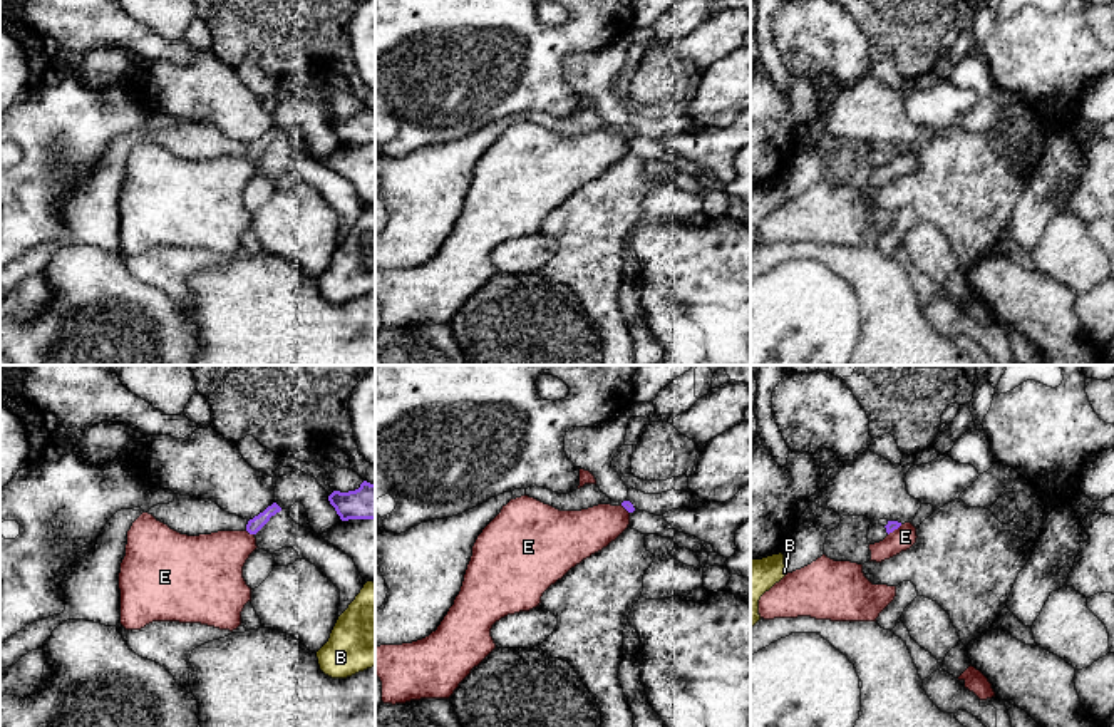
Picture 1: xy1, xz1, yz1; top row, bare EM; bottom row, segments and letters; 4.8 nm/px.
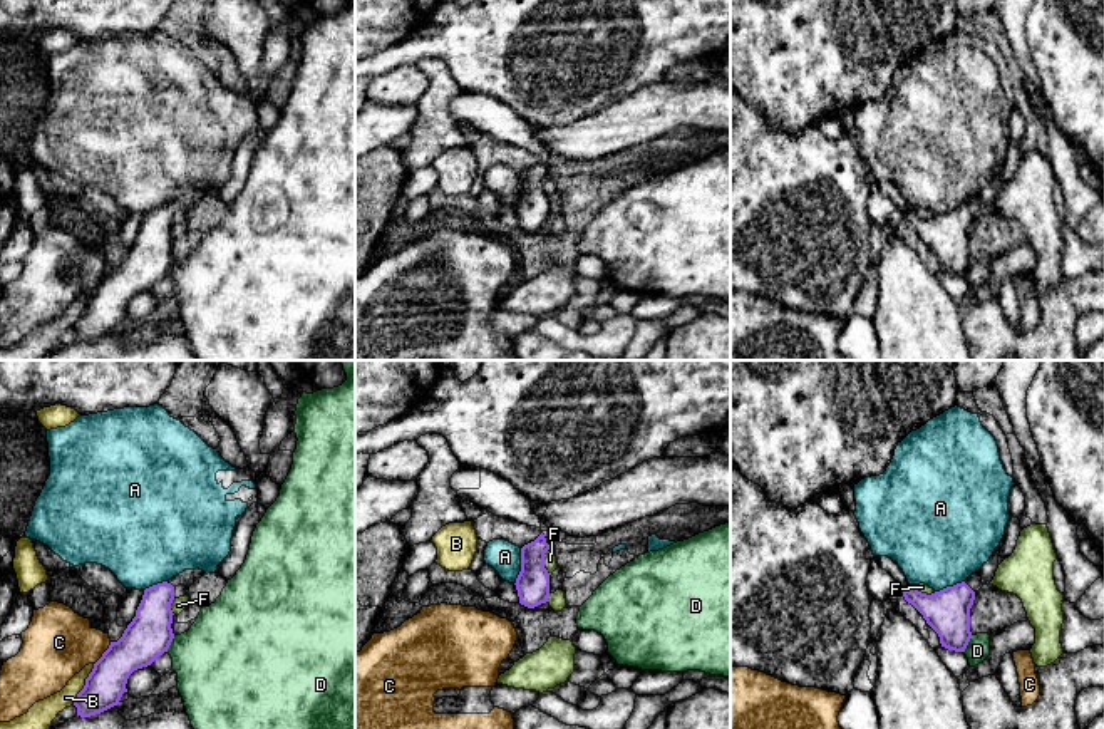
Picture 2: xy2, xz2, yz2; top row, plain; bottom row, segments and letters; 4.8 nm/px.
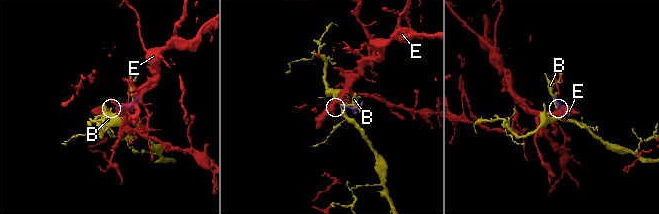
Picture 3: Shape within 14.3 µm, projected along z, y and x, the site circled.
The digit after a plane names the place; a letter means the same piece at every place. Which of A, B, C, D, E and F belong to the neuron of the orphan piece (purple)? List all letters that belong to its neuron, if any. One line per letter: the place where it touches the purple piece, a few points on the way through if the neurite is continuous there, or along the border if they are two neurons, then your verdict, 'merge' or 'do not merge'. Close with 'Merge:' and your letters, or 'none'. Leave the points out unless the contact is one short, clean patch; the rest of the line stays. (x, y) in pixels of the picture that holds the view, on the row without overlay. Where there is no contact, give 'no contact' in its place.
A: xz2 (521, 191) | along xz2 (521, 173), (521, 195), (515, 208) | do not merge
B: xy2 (86, 309) | do not merge
C: xy2 (103, 279) | do not merge
D: yz2 (967, 268) | along yz2 (972, 260), (964, 277) | do not merge
E: xy1 (250, 158) | along xy1 (247, 154), (253, 159) | do not merge
F: xz2 (543, 186) | do not merge
Merge: none

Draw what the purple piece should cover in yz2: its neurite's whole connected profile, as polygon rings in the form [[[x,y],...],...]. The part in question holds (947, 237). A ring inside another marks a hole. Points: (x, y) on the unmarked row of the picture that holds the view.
[[[874,181],[874,186],[898,206],[905,225],[911,228],[938,258],[941,271],[965,277],[972,263],[970,233],[975,218],[983,211],[980,196],[972,198],[962,208],[926,220],[908,208],[903,194],[891,183]]]

